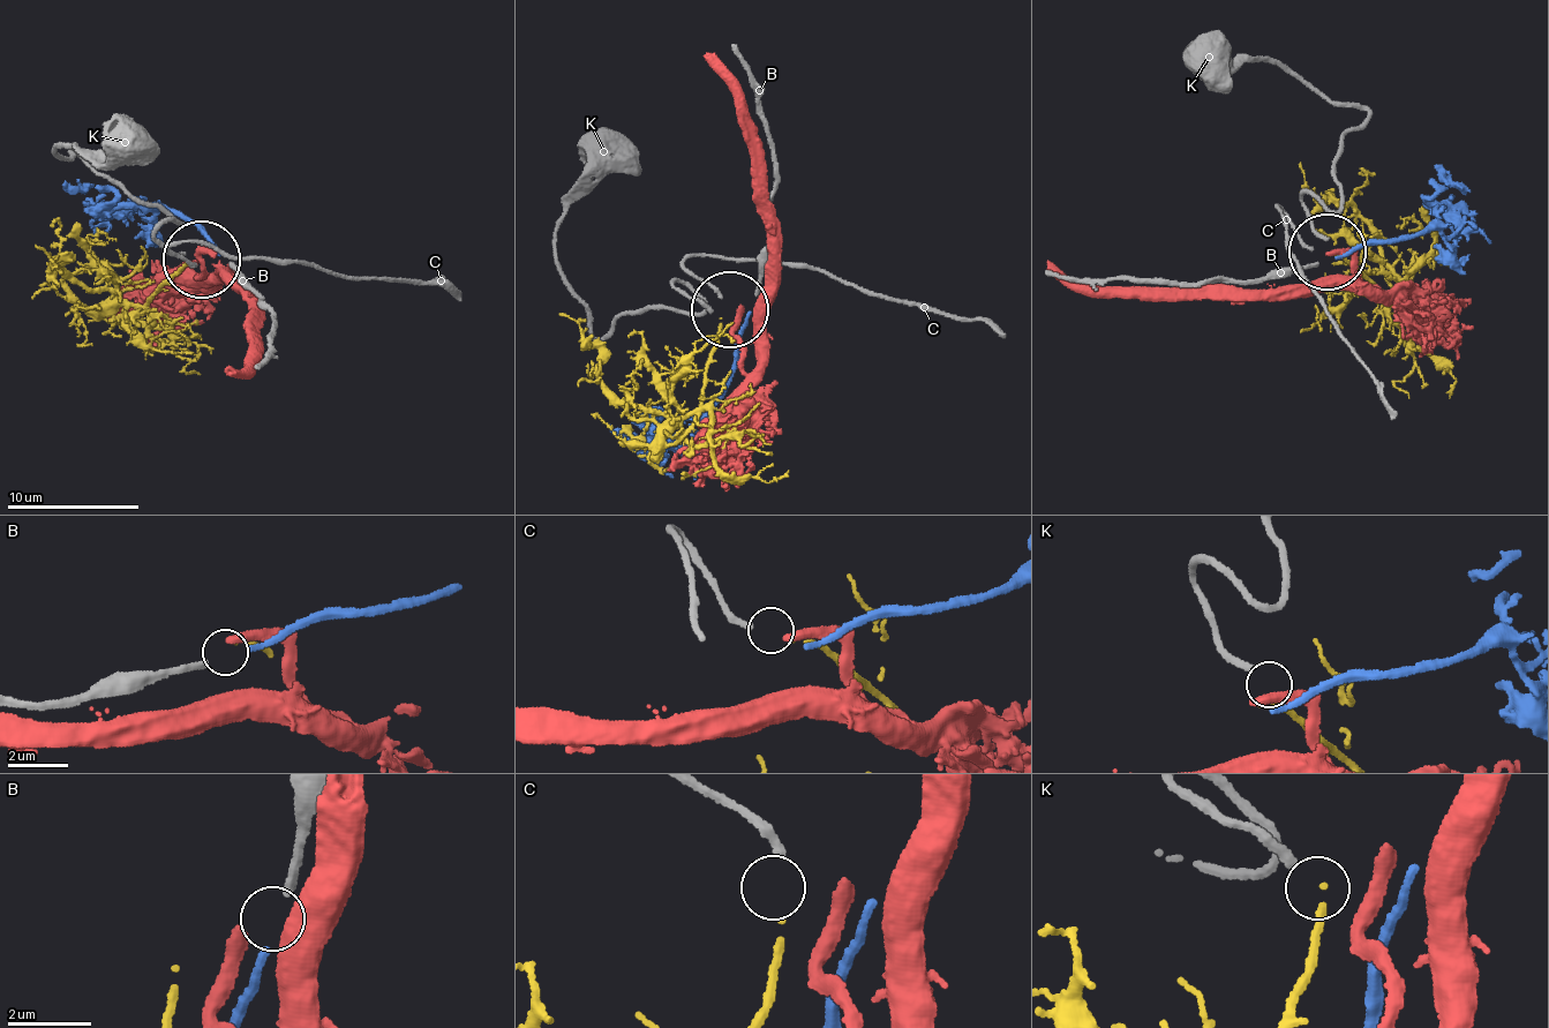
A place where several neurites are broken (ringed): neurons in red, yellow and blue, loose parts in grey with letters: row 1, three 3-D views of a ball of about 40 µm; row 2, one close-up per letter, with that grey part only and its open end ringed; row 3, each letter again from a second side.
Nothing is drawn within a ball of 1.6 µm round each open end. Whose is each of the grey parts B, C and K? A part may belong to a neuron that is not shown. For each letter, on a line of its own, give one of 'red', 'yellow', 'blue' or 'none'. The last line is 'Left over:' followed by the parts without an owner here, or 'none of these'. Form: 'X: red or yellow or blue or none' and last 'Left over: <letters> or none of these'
B: blue
C: yellow
K: none
Left over: K

